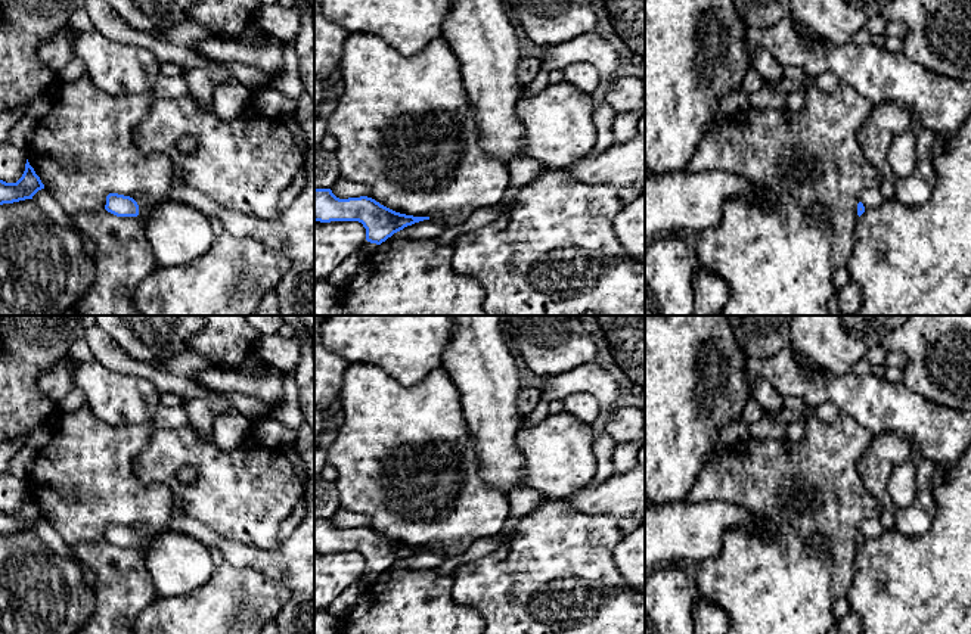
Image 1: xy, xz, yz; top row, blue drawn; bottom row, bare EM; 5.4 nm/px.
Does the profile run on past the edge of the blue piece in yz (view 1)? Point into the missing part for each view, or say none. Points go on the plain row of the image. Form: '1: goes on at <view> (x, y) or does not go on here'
1: does not go on here

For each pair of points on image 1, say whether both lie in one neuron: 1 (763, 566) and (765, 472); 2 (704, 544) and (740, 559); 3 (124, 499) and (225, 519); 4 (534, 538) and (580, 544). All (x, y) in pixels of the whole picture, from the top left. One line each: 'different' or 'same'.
1: same
2: different
3: different
4: same

